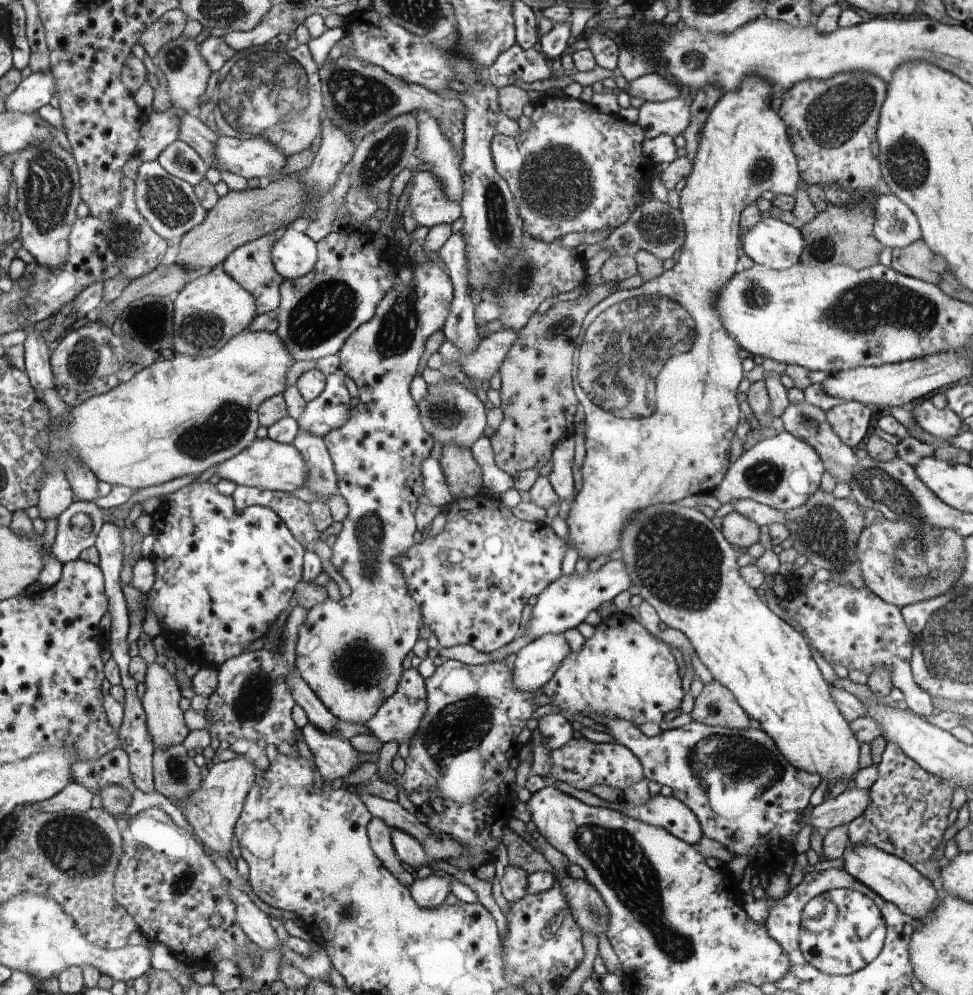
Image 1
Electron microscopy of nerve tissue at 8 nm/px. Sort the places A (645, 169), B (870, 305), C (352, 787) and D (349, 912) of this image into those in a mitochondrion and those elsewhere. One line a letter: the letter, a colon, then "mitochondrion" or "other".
A: other
B: mitochondrion
C: other
D: mitochondrion

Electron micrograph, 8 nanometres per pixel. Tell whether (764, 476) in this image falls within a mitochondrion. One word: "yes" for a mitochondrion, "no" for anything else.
yes

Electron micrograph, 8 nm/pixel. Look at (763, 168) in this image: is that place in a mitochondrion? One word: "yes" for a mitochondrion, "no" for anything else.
yes

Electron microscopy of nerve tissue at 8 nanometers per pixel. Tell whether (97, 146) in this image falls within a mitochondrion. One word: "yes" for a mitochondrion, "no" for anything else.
no

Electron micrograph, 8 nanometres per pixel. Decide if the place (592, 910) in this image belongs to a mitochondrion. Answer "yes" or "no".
yes

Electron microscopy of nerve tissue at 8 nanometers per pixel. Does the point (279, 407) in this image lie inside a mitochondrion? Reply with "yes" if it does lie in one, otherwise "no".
no

